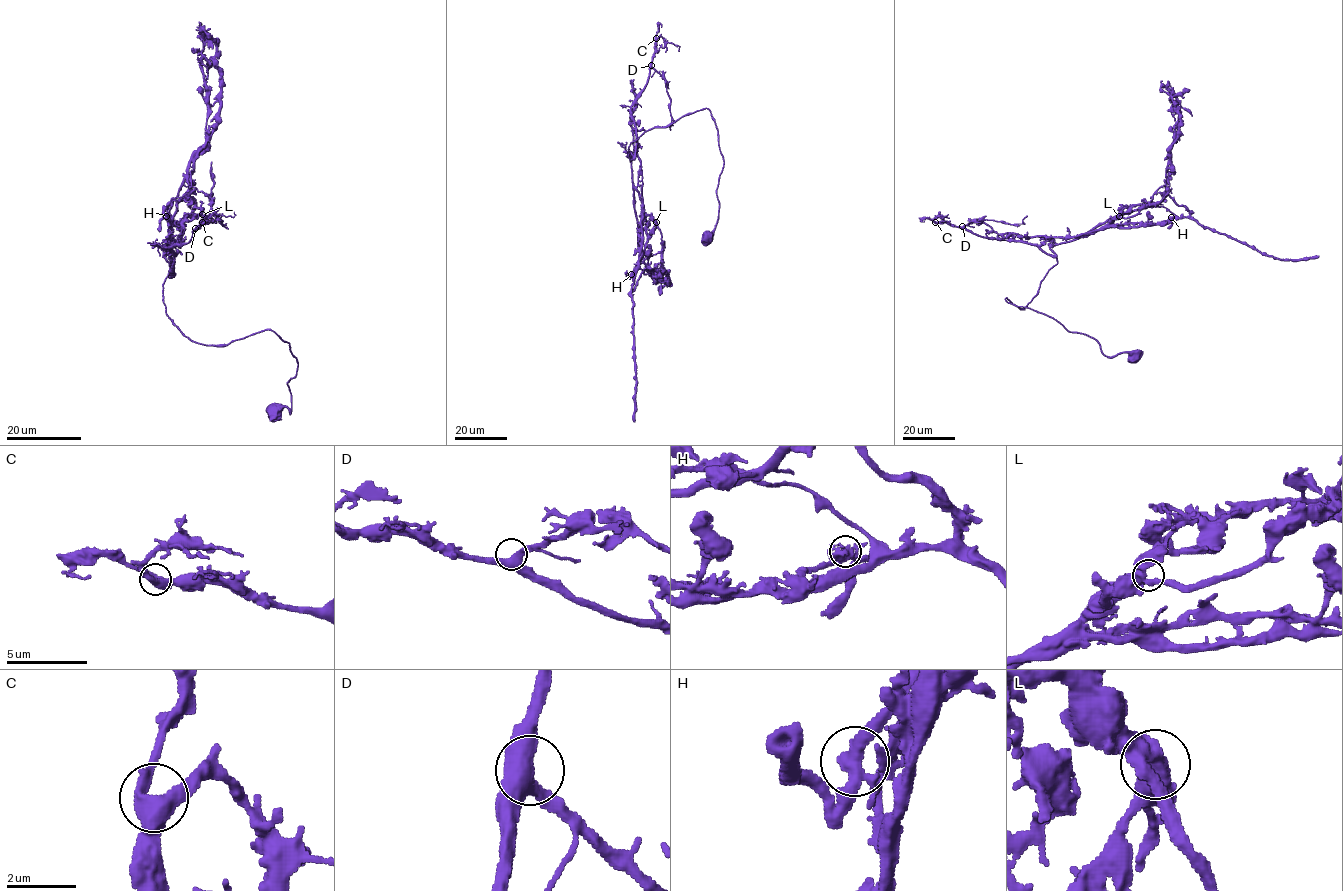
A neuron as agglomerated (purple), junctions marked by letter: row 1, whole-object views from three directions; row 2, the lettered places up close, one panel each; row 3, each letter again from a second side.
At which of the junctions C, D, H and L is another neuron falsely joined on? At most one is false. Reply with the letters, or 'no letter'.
H

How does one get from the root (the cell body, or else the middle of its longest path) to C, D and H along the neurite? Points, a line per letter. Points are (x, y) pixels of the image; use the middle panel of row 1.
C: (706, 237), (718, 217), (724, 163), (711, 112), (649, 129), (628, 158), (631, 106), (656, 38)
D: (706, 237), (718, 217), (724, 163), (711, 112), (649, 129), (628, 158), (631, 106), (651, 65)
H: (706, 237), (718, 217), (724, 158), (703, 108), (629, 146), (642, 212), (631, 274)

